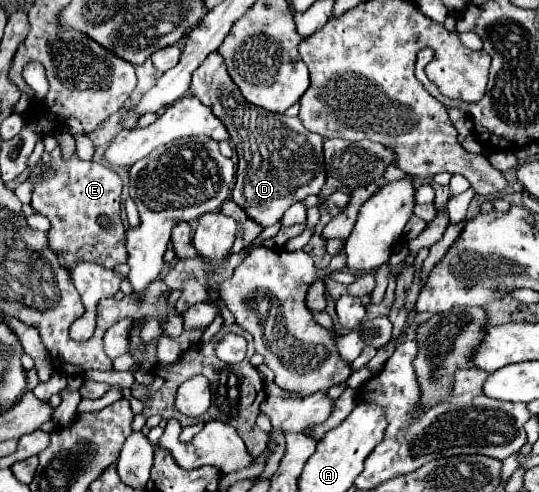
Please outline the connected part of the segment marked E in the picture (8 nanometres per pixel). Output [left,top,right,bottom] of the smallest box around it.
[27,146,127,270]

